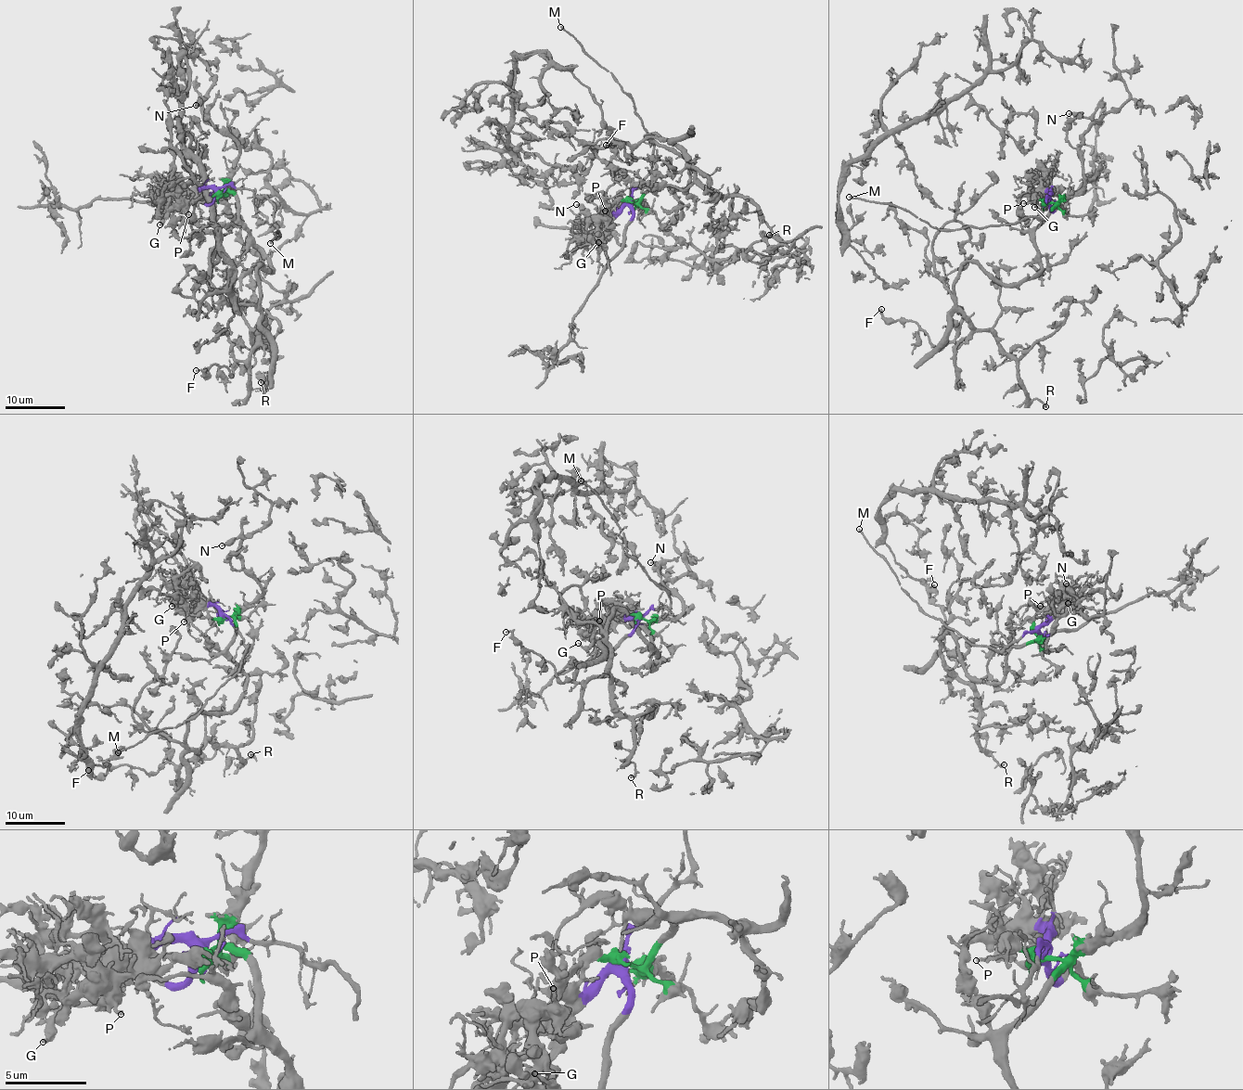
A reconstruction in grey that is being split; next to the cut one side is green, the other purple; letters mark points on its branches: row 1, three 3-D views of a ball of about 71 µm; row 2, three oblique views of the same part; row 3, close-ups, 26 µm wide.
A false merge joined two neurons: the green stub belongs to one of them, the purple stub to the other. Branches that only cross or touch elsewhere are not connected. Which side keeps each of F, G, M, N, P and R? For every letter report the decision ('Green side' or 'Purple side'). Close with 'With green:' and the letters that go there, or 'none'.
F: Green side
G: Purple side
M: Purple side
N: Green side
P: Purple side
R: Green side
With green: F, N, R

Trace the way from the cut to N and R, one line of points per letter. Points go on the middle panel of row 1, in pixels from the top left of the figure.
N: (630, 199), (640, 202), (645, 208), (646, 204), (639, 201), (621, 201), (594, 216), (576, 205)
R: (630, 199), (689, 178), (688, 162), (647, 138), (656, 134), (702, 183), (759, 208), (769, 235)

